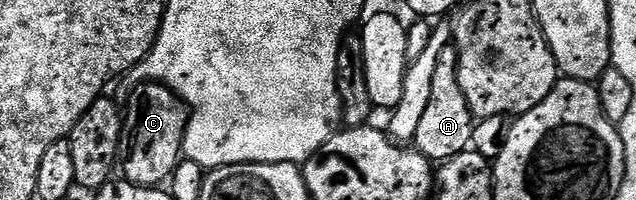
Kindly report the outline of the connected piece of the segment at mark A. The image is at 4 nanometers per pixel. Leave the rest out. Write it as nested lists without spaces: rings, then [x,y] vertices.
[[[450,44],[443,47],[443,55],[439,55],[439,63],[435,63],[435,79],[431,83],[431,99],[427,102],[427,111],[419,122],[415,148],[430,163],[450,161],[455,155],[466,152],[472,146],[474,126],[475,118],[463,95],[463,87],[459,87],[457,51]]]

